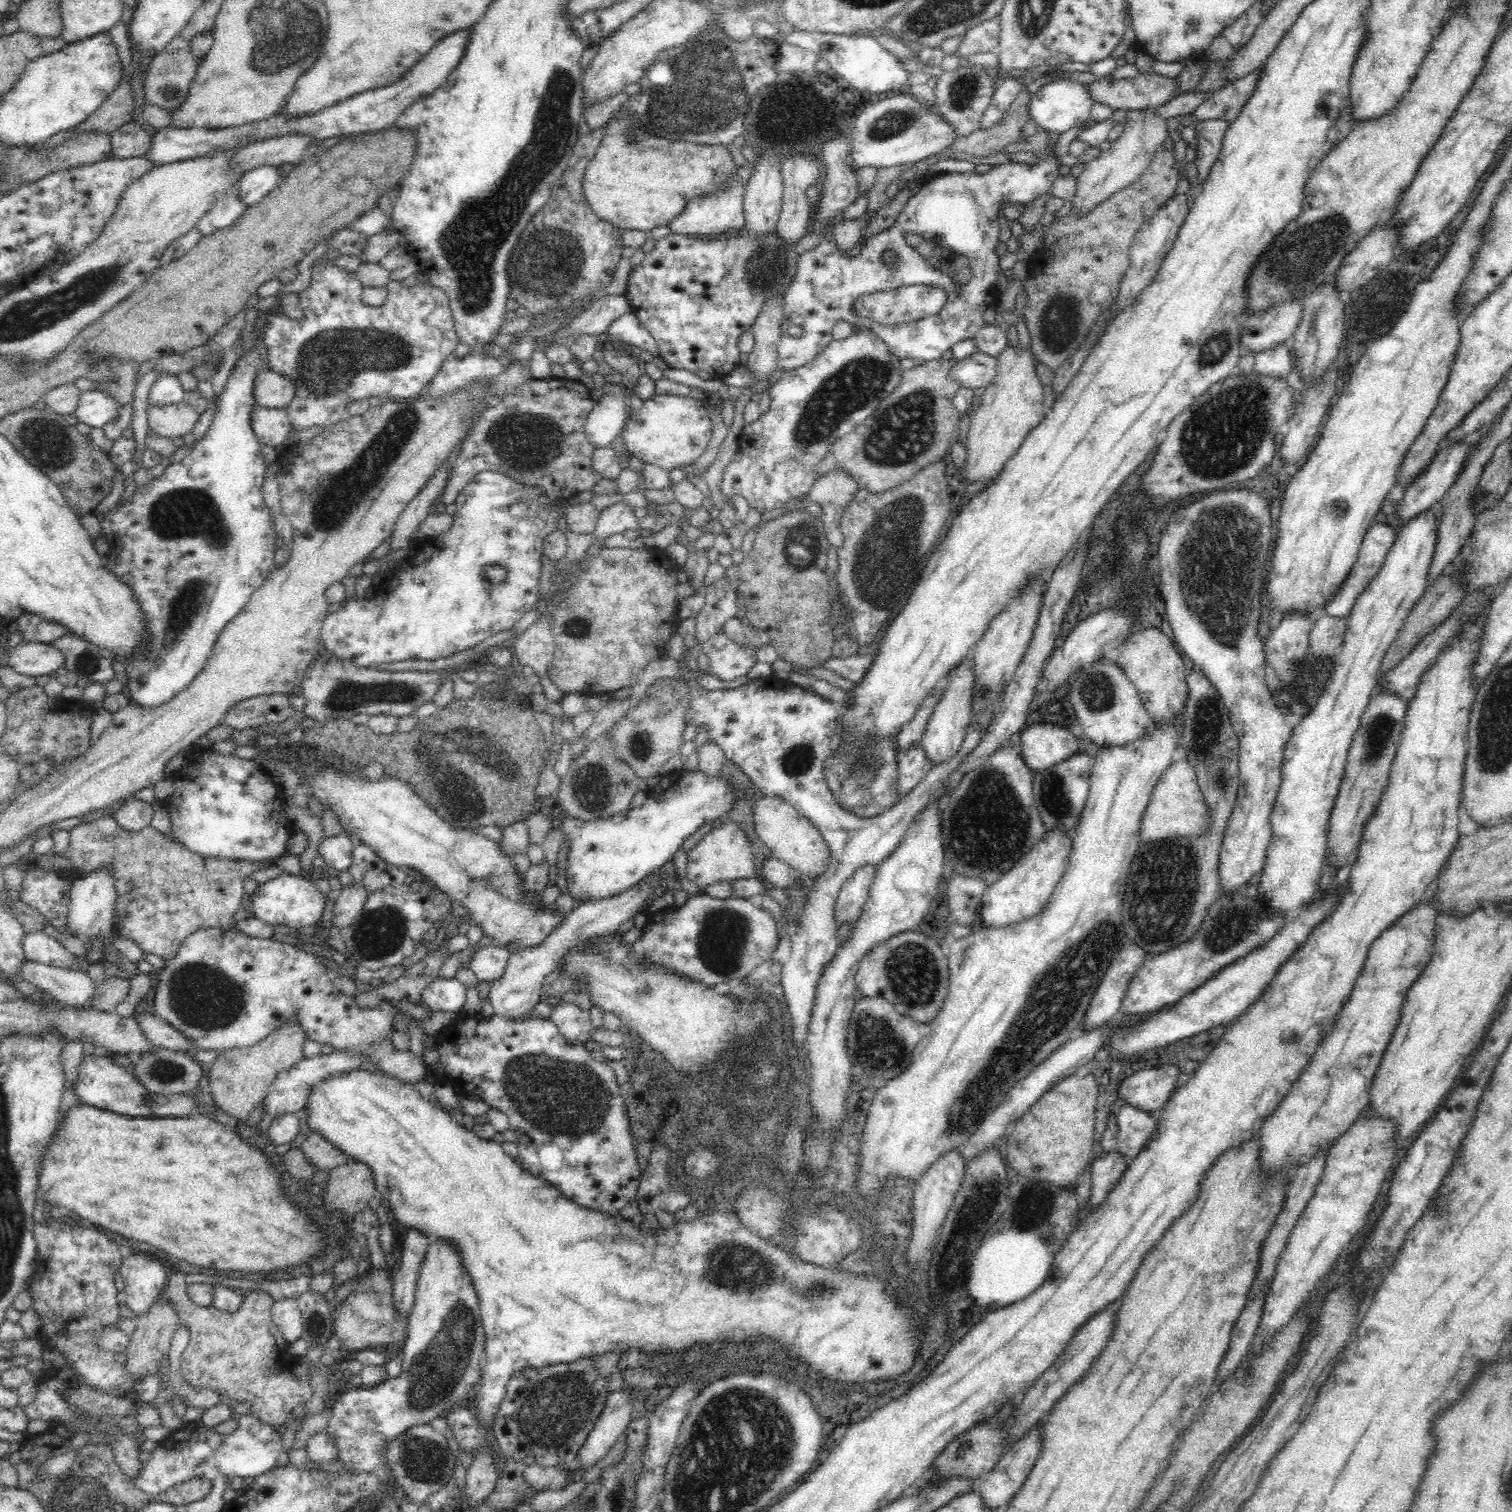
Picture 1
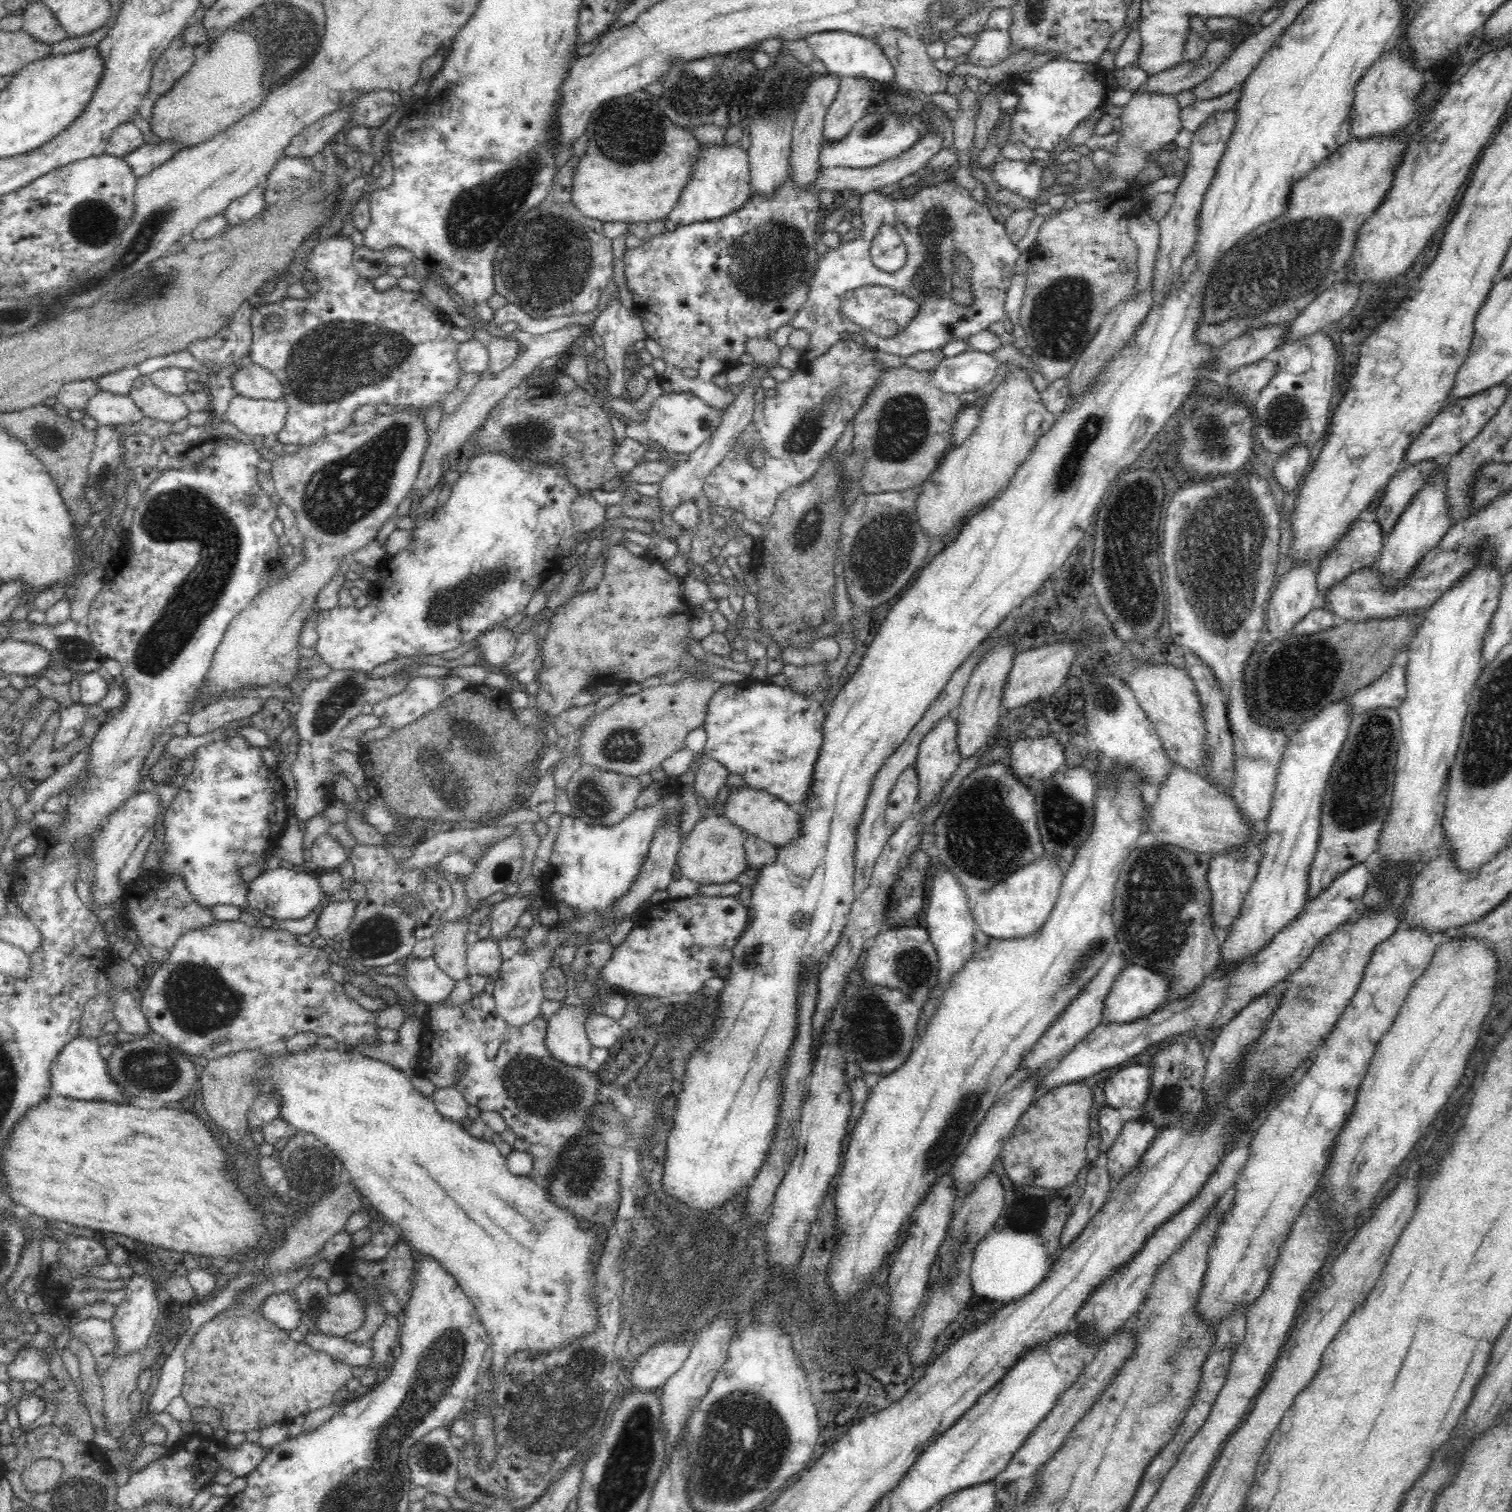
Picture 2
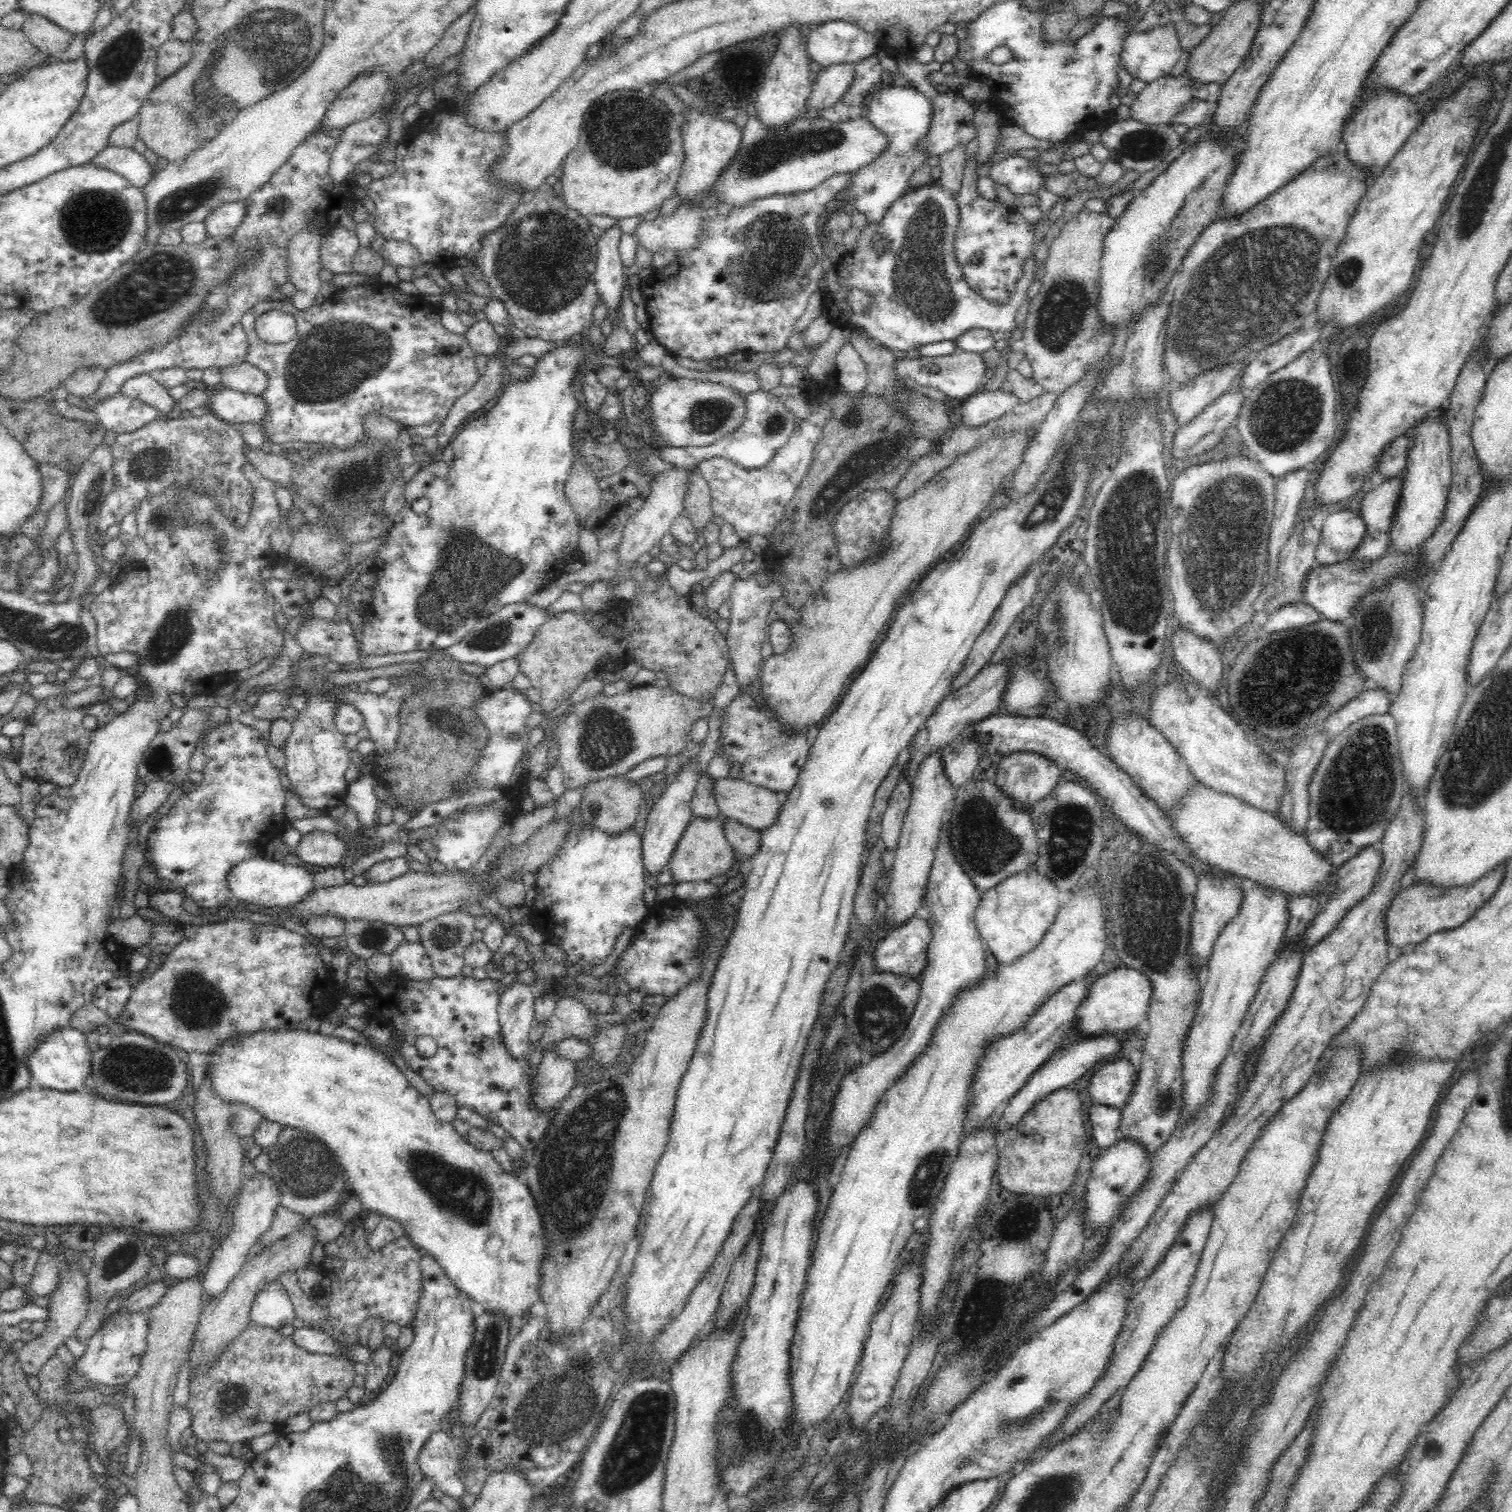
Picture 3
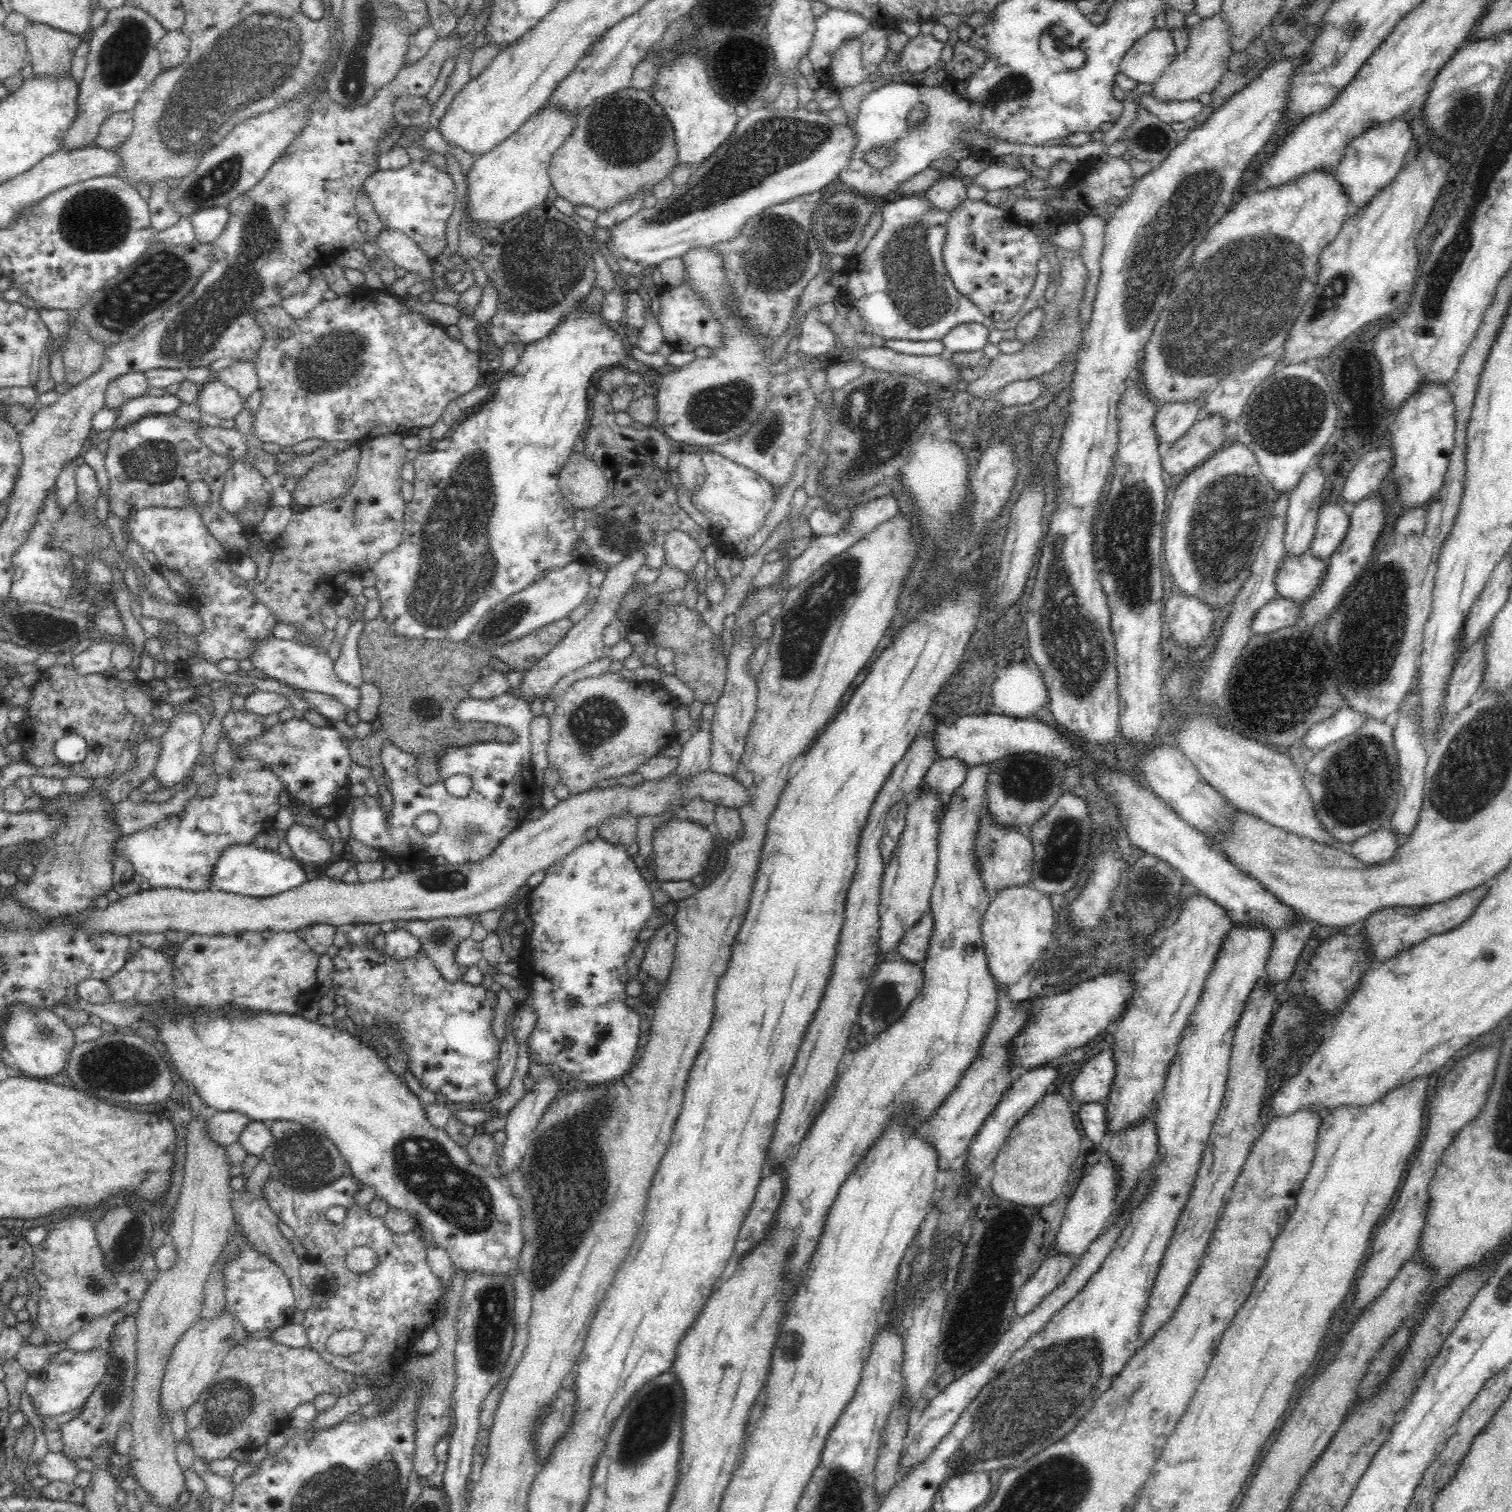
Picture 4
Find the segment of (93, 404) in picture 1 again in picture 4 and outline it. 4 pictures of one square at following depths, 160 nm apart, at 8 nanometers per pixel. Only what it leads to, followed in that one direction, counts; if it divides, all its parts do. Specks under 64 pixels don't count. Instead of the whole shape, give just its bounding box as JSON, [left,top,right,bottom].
[112,394,184,430]

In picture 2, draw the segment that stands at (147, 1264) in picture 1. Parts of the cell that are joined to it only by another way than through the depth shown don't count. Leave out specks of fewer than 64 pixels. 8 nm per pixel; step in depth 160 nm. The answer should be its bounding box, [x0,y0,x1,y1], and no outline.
[112,1273,158,1360]

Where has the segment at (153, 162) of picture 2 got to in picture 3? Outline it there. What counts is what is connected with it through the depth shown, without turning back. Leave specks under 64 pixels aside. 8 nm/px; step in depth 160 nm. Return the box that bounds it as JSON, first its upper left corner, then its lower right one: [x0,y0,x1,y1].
[86,144,153,188]

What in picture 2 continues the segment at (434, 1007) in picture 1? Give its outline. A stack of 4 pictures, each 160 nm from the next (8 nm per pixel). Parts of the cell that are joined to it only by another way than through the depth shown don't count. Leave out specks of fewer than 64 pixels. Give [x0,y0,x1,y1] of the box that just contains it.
[376,957,455,1005]

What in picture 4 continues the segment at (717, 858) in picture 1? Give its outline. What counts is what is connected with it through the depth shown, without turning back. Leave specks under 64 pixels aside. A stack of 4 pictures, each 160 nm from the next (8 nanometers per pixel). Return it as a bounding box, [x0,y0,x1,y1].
[652,817,714,881]

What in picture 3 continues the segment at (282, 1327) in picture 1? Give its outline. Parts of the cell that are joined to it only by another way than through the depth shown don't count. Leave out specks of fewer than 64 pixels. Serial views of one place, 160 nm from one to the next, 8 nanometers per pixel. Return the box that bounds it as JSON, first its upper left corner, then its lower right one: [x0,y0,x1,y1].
[248,1280,297,1329]

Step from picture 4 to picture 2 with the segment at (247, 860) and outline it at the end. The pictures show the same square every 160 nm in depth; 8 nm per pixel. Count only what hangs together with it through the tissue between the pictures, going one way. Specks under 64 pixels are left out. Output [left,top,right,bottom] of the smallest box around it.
[246,866,323,920]

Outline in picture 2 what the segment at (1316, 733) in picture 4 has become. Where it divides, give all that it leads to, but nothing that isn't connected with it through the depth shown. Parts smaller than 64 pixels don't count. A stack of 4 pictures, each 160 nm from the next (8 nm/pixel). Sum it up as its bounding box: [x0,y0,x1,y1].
[1350,665,1406,716]

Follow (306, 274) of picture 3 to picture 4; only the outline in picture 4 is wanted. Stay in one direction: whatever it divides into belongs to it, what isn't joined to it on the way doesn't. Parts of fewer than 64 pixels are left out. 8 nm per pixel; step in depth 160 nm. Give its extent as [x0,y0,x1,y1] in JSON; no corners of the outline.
[281,265,329,319]

